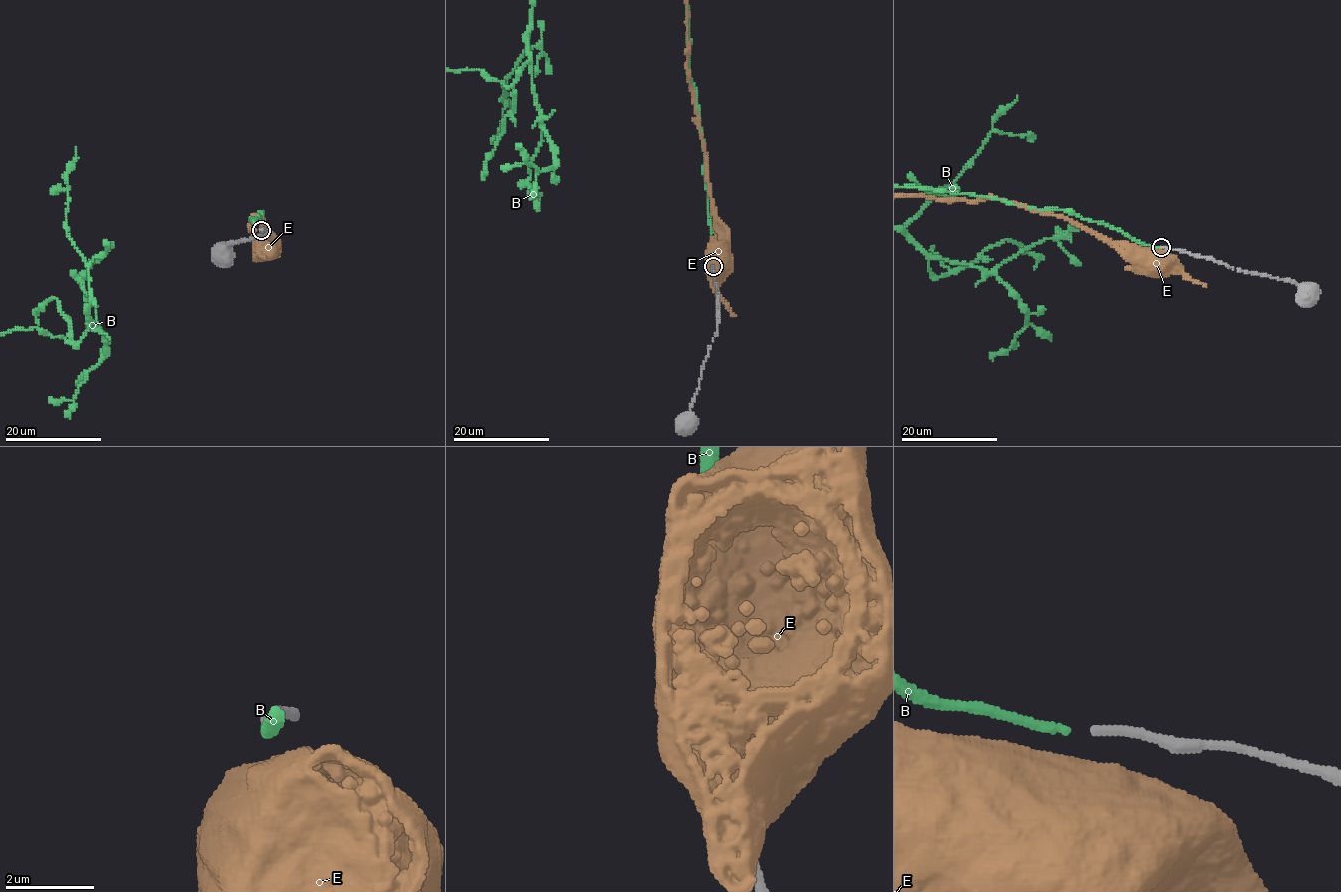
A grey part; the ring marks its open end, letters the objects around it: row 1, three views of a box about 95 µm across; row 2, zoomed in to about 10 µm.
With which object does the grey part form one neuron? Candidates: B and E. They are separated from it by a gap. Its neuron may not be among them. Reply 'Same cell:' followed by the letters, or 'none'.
Same cell: B

